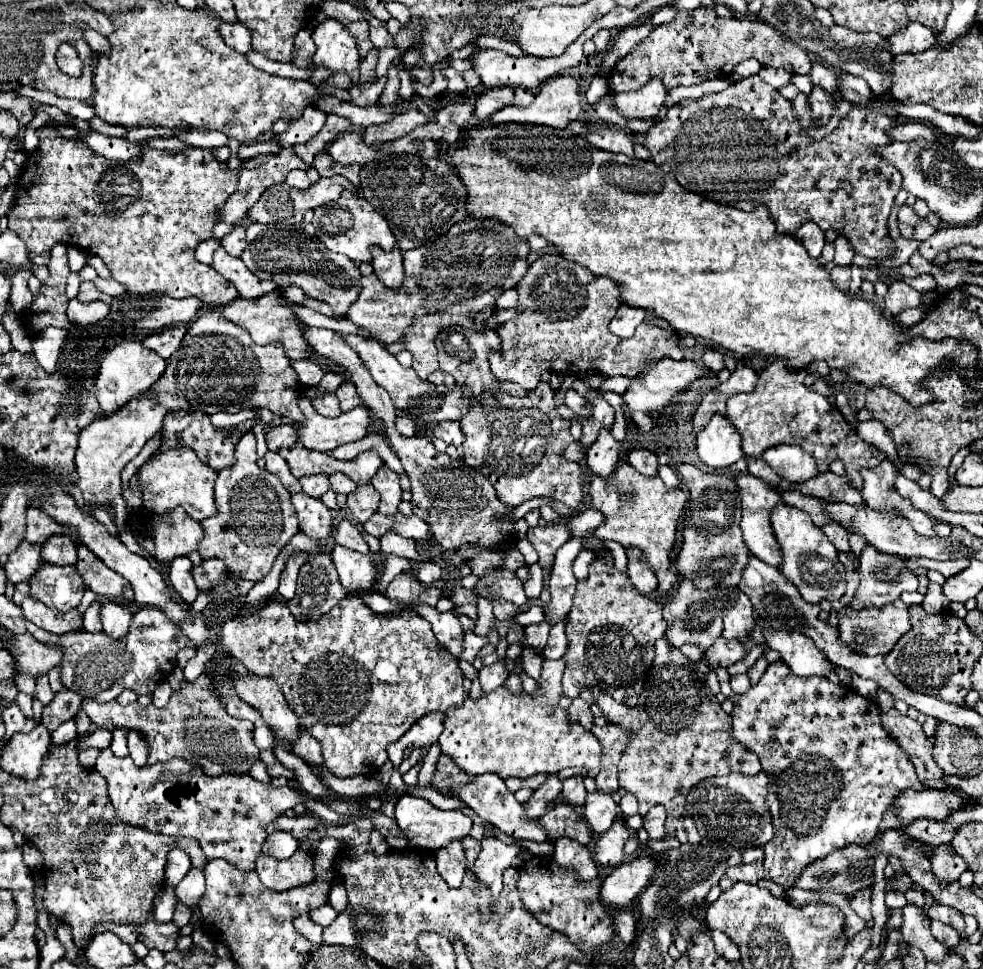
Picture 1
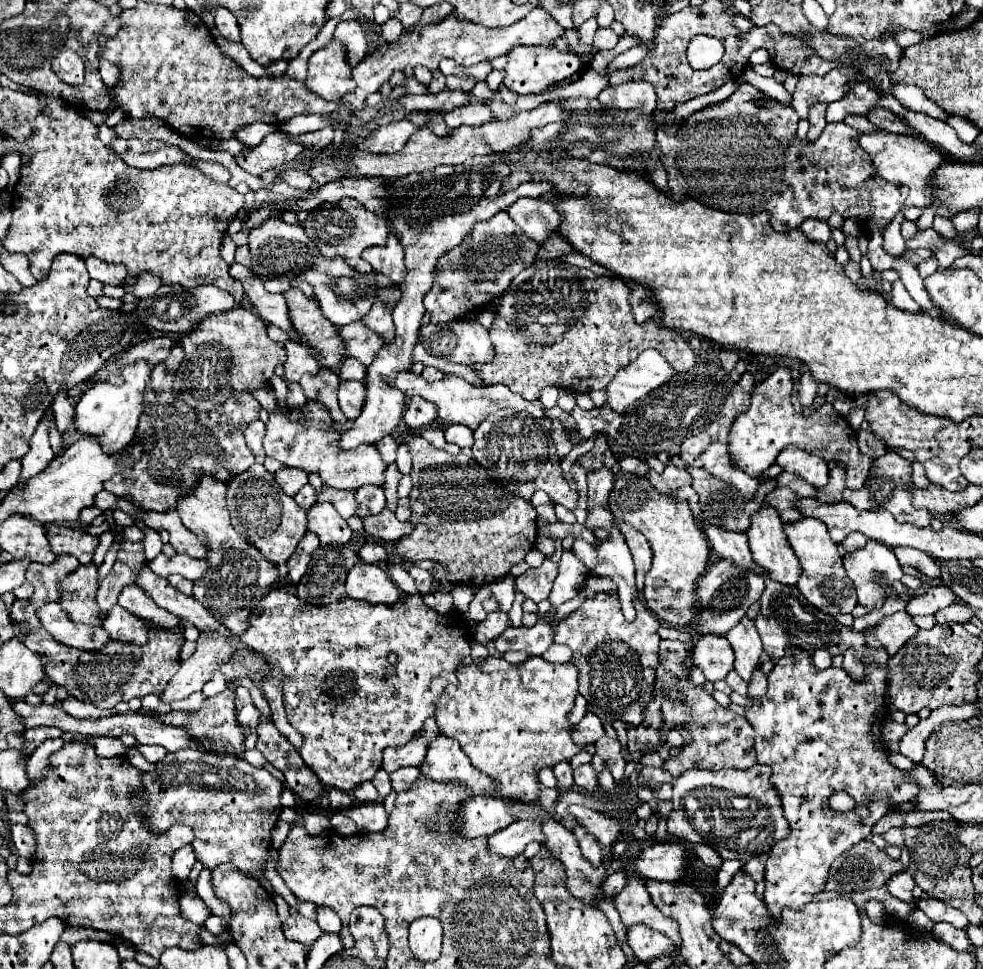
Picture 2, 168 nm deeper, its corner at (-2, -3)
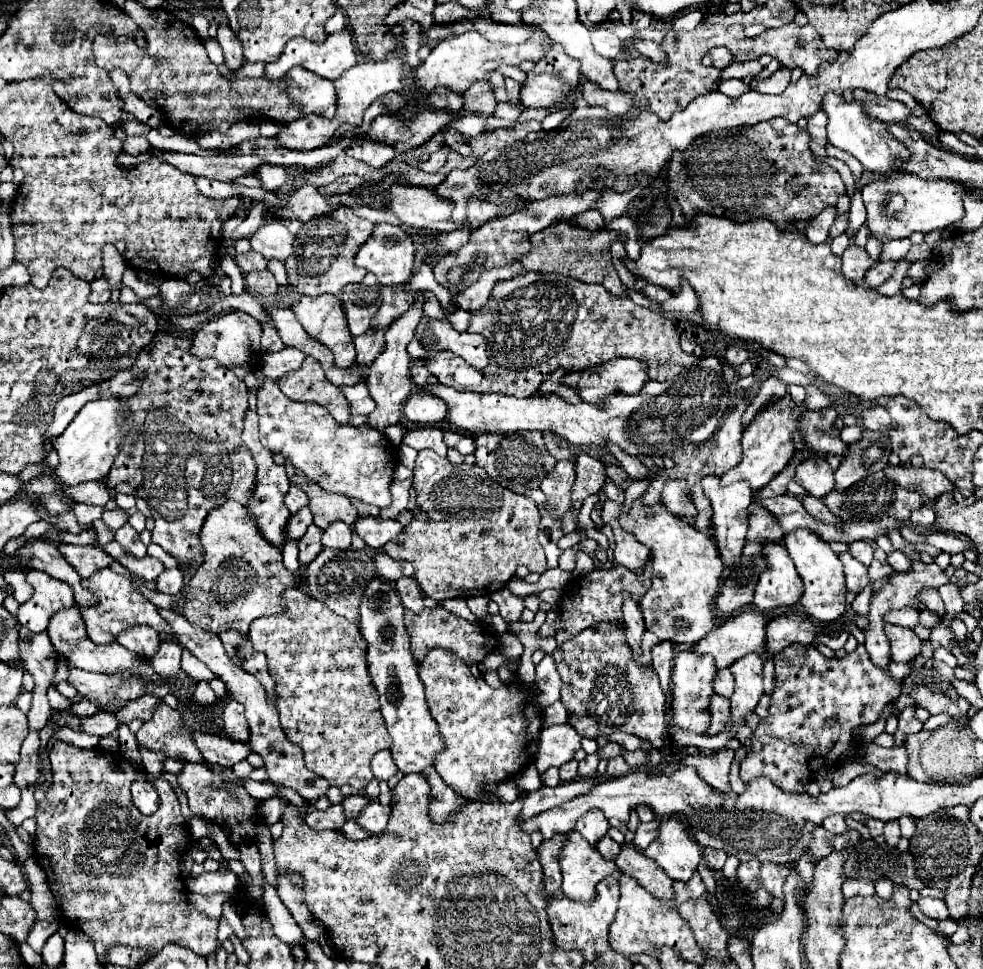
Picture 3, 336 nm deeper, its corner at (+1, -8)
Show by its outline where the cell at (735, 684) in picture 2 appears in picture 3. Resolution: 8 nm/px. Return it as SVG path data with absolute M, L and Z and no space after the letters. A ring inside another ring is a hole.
M728 668L718 670L718 676L714 676L714 692L720 696L730 698L734 692L734 676Z

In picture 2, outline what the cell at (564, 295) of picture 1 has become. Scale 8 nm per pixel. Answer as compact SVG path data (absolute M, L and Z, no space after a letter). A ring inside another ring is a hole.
M537 259L513 279L511 287L501 297L501 307L497 309L489 335L495 347L495 359L487 364L473 364L471 368L481 373L487 385L507 385L529 401L539 399L539 391L547 385L575 389L577 393L605 389L613 381L613 375L617 375L621 367L633 363L645 349L657 349L675 371L689 371L695 363L693 349L679 331L661 327L653 319L641 325L633 321L627 283L619 277L599 277L589 269L569 265L561 259Z

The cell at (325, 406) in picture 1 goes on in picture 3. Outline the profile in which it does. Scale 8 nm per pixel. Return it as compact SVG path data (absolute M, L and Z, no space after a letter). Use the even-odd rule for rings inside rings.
M306 356L302 368L298 372L290 372L282 378L278 378L280 390L292 398L292 400L306 400L316 402L334 416L336 422L346 424L350 420L346 398L342 396L342 390L334 384L330 384L322 372L322 366L312 356Z

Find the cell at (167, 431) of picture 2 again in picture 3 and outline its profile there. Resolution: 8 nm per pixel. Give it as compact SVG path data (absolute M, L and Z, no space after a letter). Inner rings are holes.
M158 332L156 338L140 352L136 364L132 366L132 372L134 376L138 376L138 380L142 382L138 394L126 398L126 408L130 408L132 412L132 428L130 428L130 436L126 436L126 440L122 442L122 448L114 460L114 468L110 470L108 478L106 478L106 486L108 488L114 488L118 482L128 482L136 496L144 498L148 502L148 508L150 508L150 514L156 522L154 530L152 530L152 542L162 546L168 554L172 554L178 564L188 564L188 568L180 568L182 574L190 574L194 576L194 568L198 564L202 564L202 544L200 544L200 528L206 520L206 516L210 514L210 508L218 508L218 504L224 504L226 500L236 500L238 504L242 506L248 506L250 502L250 496L254 492L254 484L256 484L256 464L252 460L252 454L250 450L242 444L241 434L243 430L244 412L248 410L248 396L249 389L242 380L238 380L234 376L234 372L230 372L228 368L222 368L222 364L218 364L218 360L198 360L196 356L190 356L190 336L176 336L176 334L170 334L170 332Z

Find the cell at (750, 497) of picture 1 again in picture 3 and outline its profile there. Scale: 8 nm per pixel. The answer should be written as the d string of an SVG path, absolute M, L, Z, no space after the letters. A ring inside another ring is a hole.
M774 542L764 546L768 568L760 574L754 590L754 606L760 612L768 612L780 606L794 606L800 602L804 584L788 556L786 548Z

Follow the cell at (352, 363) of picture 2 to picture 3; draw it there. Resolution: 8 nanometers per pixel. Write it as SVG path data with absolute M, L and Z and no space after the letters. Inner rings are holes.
M378 328L378 332L364 332L362 336L354 338L358 368L368 368L380 356L382 348L386 346L384 332L386 332L386 328Z

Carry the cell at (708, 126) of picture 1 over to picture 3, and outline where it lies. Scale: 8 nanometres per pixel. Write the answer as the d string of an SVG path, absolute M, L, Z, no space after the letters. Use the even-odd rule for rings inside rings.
M782 118L766 120L756 126L730 128L722 132L706 134L686 152L674 152L668 162L668 186L676 196L684 218L692 220L698 214L712 214L730 218L734 222L748 222L756 218L766 218L774 222L780 230L792 226L792 220L812 220L824 208L836 206L836 200L846 192L846 186L840 174L824 162L816 162L808 148L808 132L800 130L796 124L790 124Z

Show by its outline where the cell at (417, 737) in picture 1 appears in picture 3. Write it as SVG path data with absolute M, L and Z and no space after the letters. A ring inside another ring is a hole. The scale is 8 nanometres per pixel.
M380 750L380 752L376 752L374 758L372 758L372 762L370 762L370 768L372 768L374 778L376 778L378 782L388 780L390 776L394 776L394 774L398 772L398 768L396 768L396 764L394 764L394 760L392 760L390 750Z

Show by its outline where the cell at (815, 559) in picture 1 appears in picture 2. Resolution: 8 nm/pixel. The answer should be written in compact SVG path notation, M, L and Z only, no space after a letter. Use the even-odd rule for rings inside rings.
M805 517L795 523L785 523L785 533L803 567L803 573L797 583L797 589L803 593L803 597L809 603L813 603L813 607L817 607L819 611L825 611L829 615L851 613L857 605L853 583L849 583L849 577L843 567L843 559L837 553L837 543L831 541L825 523L821 523L813 517Z

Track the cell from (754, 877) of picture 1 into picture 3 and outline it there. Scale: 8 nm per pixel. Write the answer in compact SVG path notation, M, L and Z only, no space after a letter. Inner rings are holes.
M764 862L760 868L760 878L764 888L774 896L774 898L783 899L784 880L786 880L786 868L778 864Z

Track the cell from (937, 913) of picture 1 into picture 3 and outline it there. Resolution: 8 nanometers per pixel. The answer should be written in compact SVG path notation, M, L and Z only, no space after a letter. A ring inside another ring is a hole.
M920 898L918 900L918 906L930 918L948 920L948 908L946 908L944 900L938 900L938 898Z

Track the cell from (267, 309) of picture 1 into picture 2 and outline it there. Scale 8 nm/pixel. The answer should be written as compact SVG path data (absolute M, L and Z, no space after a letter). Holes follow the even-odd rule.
M289 289L285 299L293 331L299 335L299 341L313 351L319 367L335 369L343 359L343 343L335 325L323 317L319 303L315 299L307 299L299 289Z

